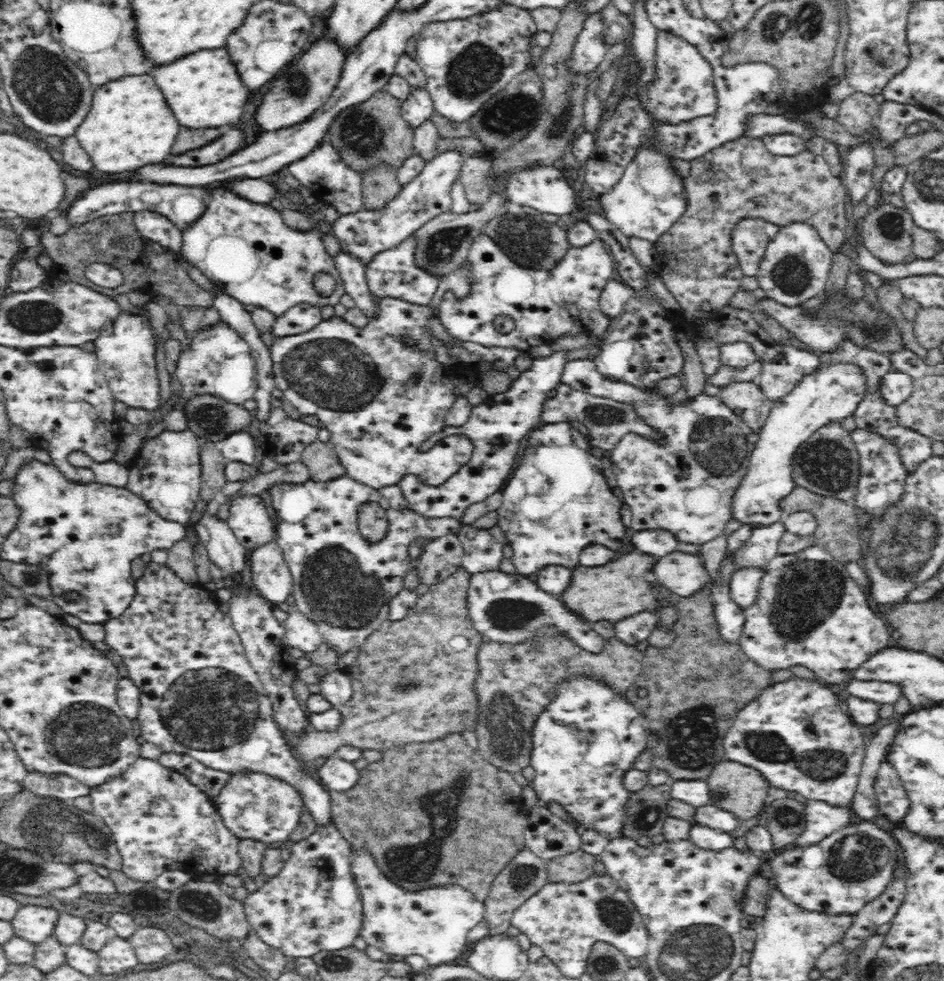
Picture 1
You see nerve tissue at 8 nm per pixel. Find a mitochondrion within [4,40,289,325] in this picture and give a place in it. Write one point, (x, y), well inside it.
(48, 89)

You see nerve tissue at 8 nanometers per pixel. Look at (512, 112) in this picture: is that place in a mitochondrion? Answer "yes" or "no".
yes

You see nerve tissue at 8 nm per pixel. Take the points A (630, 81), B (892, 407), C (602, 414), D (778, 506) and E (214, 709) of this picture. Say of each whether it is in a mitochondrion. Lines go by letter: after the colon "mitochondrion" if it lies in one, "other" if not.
A: other
B: other
C: mitochondrion
D: other
E: mitochondrion

